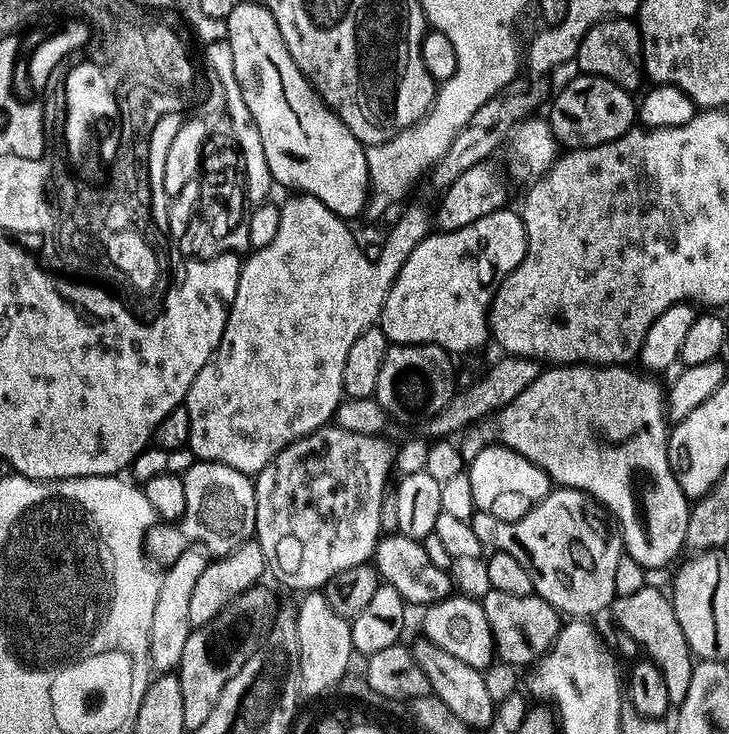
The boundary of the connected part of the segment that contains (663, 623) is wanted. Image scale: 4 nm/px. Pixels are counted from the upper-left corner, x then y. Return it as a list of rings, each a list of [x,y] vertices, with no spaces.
[[[645,586],[634,594],[617,596],[610,605],[611,612],[616,619],[615,627],[630,634],[634,642],[640,644],[643,655],[652,660],[658,670],[662,670],[670,702],[673,706],[679,706],[690,690],[694,657],[686,642],[686,634],[682,634],[682,626],[678,626],[678,614],[674,614],[669,593]]]

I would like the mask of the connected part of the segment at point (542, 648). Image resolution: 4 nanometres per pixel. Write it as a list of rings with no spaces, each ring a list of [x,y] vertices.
[[[488,588],[482,596],[486,622],[490,626],[494,656],[501,664],[531,666],[552,647],[562,627],[561,613],[541,596],[502,594],[502,590]]]

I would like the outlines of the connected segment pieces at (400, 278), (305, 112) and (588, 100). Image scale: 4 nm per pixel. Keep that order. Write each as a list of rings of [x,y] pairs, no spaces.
[[[501,210],[499,212],[492,212],[489,216],[478,218],[478,222],[474,222],[470,226],[462,226],[453,232],[433,231],[424,237],[424,241],[417,248],[403,257],[400,272],[397,274],[396,280],[388,292],[384,309],[380,311],[380,319],[378,321],[378,327],[384,331],[384,337],[388,341],[392,344],[437,344],[438,347],[447,350],[449,354],[457,354],[456,352],[476,352],[484,343],[489,343],[488,310],[492,307],[492,295],[496,293],[497,286],[519,266],[528,249],[526,230],[524,229],[523,222],[520,220],[519,211],[508,211]]]
[[[256,2],[256,4],[236,4],[229,12],[226,12],[226,19],[228,21],[228,39],[226,43],[230,46],[230,54],[234,54],[234,78],[242,90],[242,100],[246,102],[248,113],[252,116],[252,121],[255,122],[258,134],[262,138],[264,161],[270,170],[273,181],[279,187],[281,184],[284,188],[292,188],[288,190],[291,190],[293,193],[318,198],[318,202],[322,202],[338,217],[349,218],[348,216],[356,216],[359,212],[363,213],[370,195],[368,186],[368,155],[365,145],[354,138],[352,131],[320,99],[320,95],[313,90],[311,84],[308,83],[308,79],[298,70],[294,58],[290,58],[290,50],[286,50],[286,42],[282,42],[282,34],[278,31],[278,22],[274,22],[274,14],[270,14],[270,10],[260,2]]]
[[[576,74],[555,96],[556,93],[551,97],[552,109],[546,113],[546,119],[557,141],[568,150],[593,148],[616,140],[638,120],[638,104],[633,93],[601,76]]]

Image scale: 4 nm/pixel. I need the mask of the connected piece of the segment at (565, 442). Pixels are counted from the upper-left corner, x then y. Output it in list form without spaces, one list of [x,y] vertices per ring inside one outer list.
[[[566,364],[563,366],[552,366],[547,370],[541,371],[538,378],[534,378],[531,386],[526,386],[514,402],[510,402],[499,412],[495,413],[496,437],[500,444],[510,450],[517,451],[524,455],[526,459],[536,467],[540,467],[549,476],[553,485],[562,488],[577,488],[585,496],[596,500],[602,507],[608,508],[608,512],[620,523],[618,529],[622,537],[622,548],[629,556],[633,556],[645,569],[660,568],[663,564],[668,564],[680,551],[685,551],[684,539],[687,534],[687,522],[690,509],[689,497],[685,496],[682,486],[678,486],[678,478],[672,472],[670,458],[668,457],[668,433],[670,431],[670,421],[666,415],[666,392],[660,388],[659,379],[645,374],[632,366],[601,366],[598,364]]]

